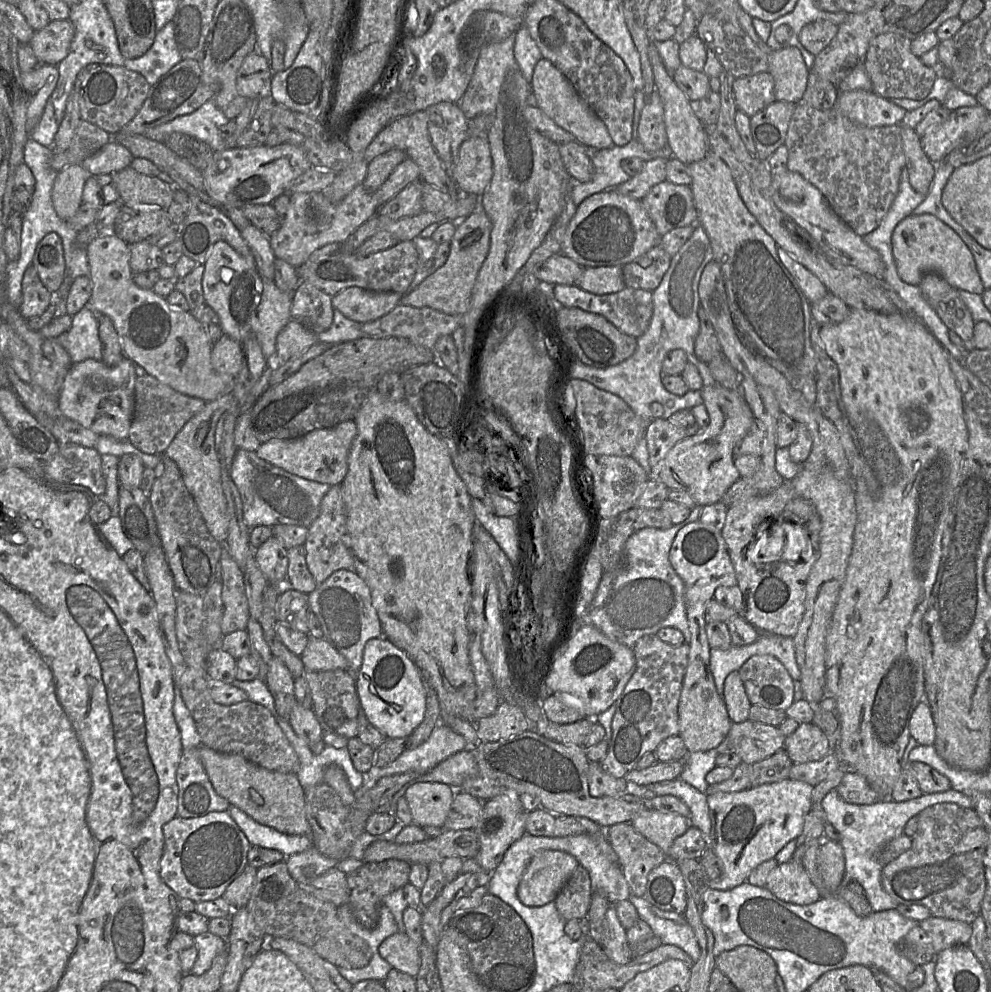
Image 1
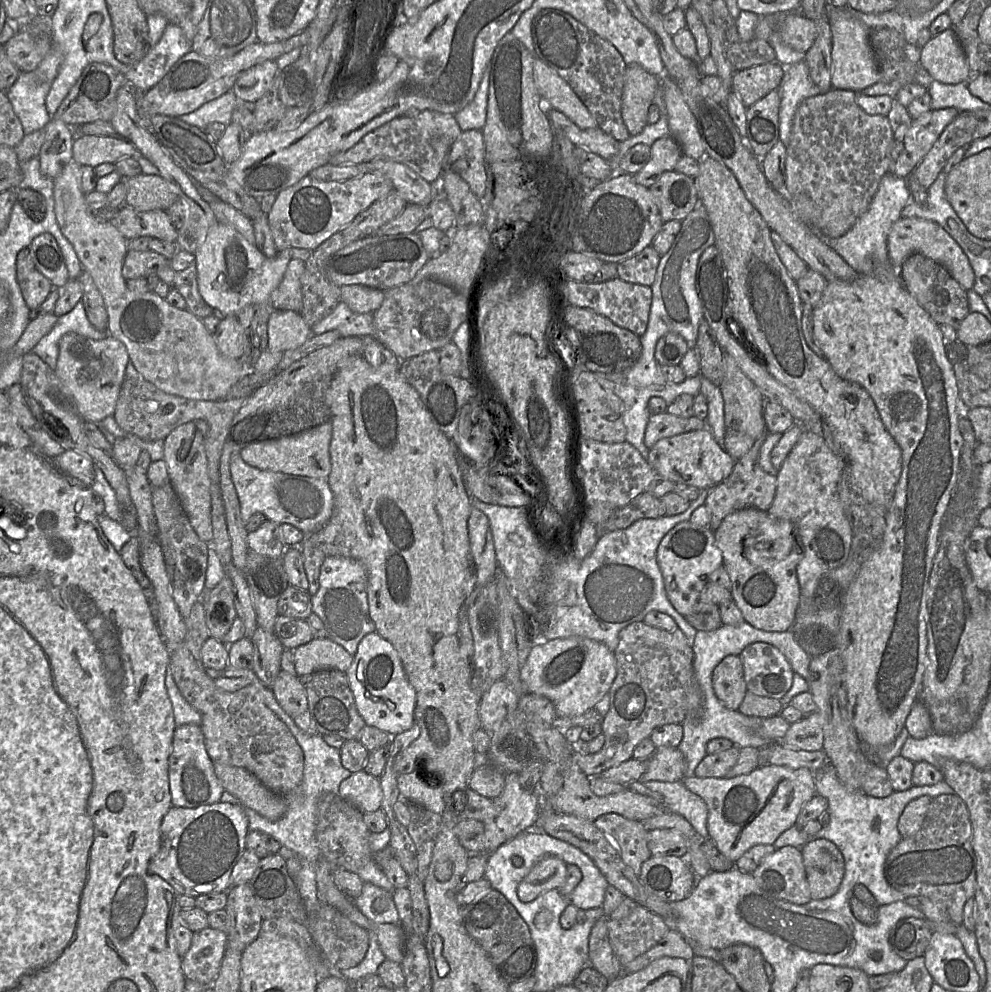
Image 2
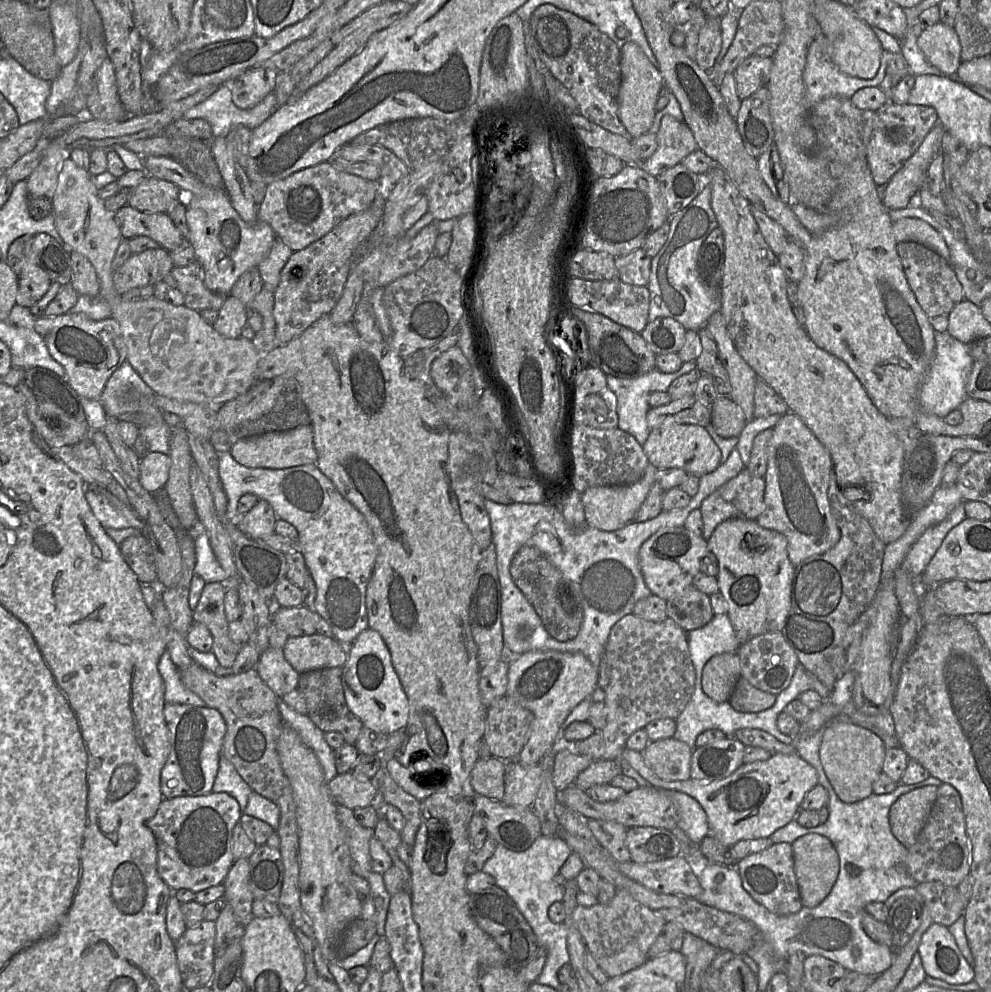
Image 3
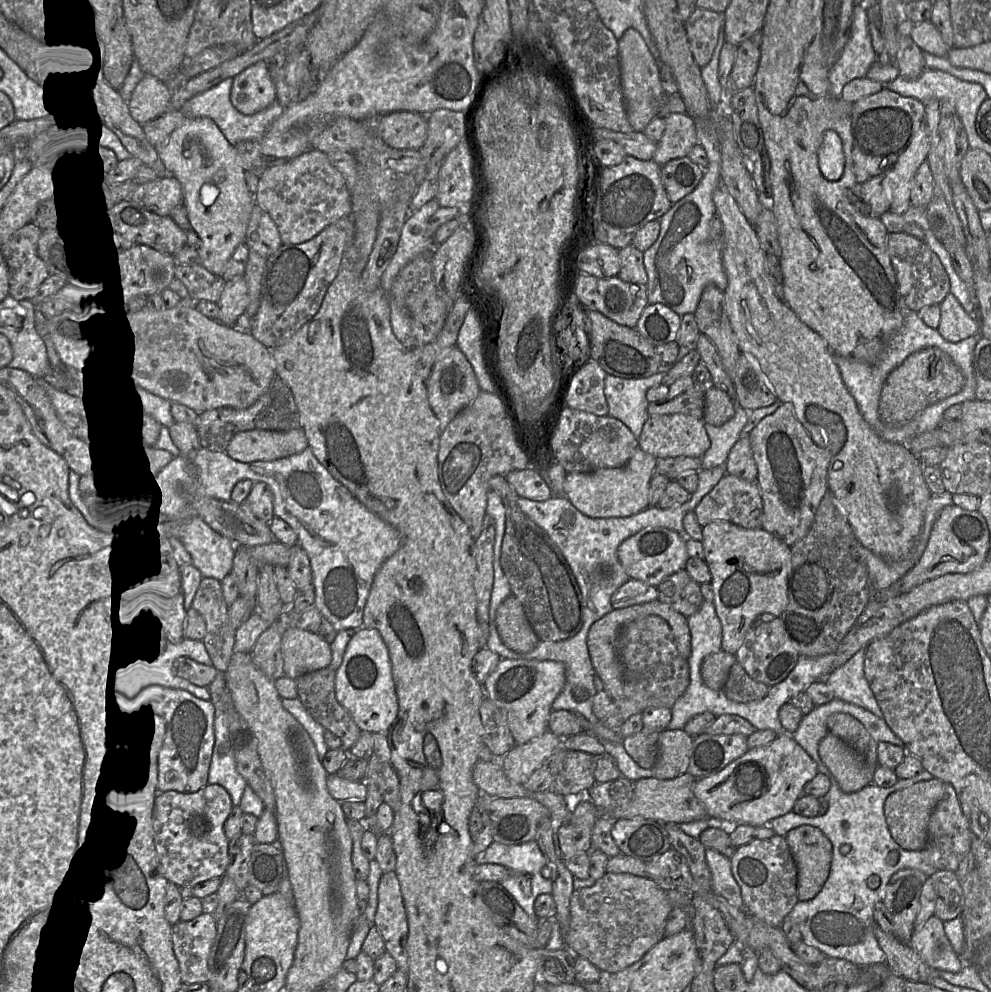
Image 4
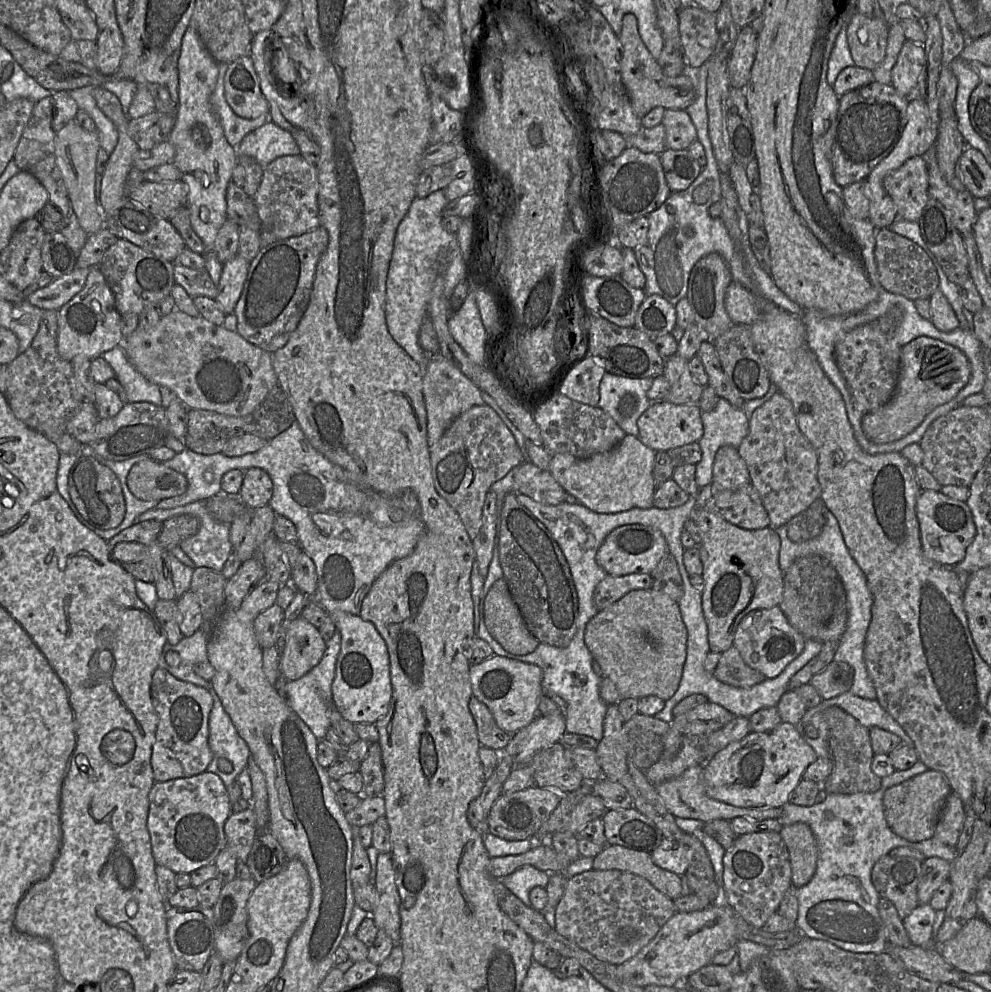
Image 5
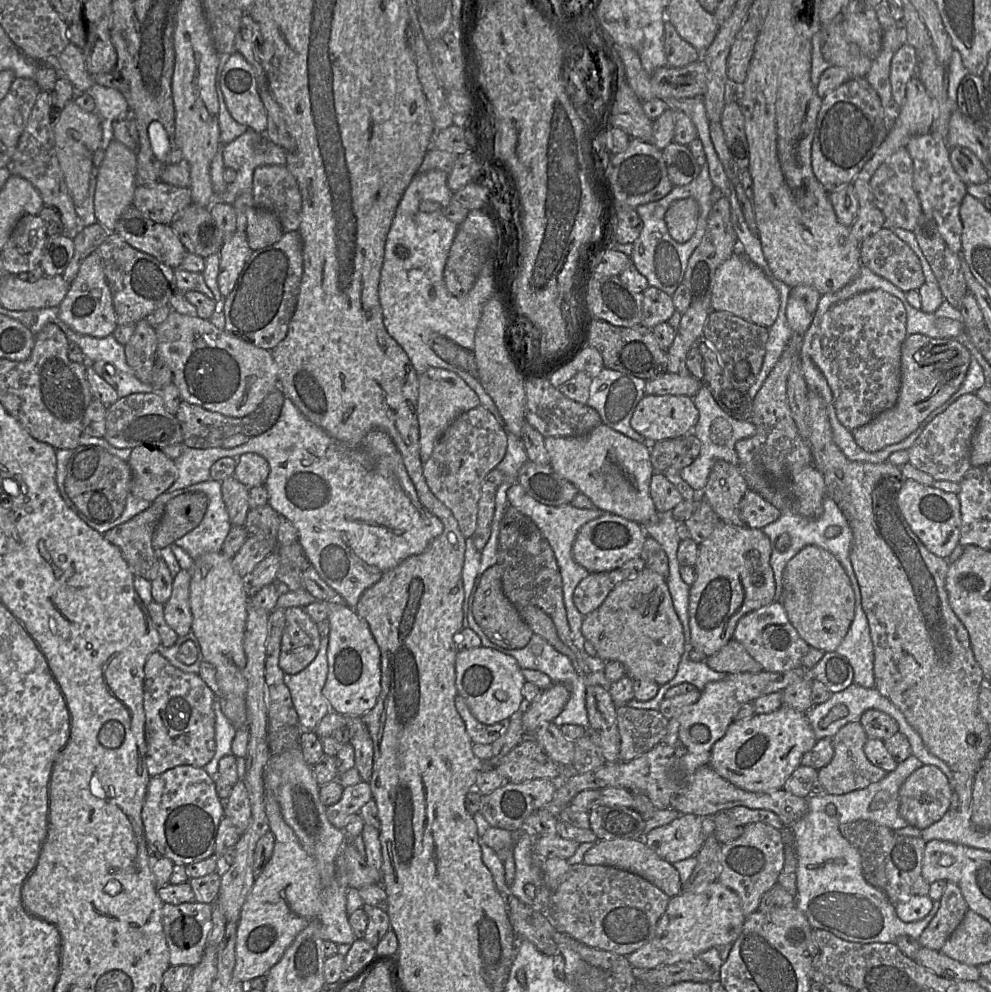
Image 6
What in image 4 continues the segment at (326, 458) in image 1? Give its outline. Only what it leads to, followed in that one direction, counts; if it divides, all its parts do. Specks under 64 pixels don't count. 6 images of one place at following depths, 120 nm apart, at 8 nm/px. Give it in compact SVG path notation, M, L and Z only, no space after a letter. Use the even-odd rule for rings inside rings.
M254 429L235 434L225 453L243 463L272 461L298 454L309 446L304 430L271 431Z

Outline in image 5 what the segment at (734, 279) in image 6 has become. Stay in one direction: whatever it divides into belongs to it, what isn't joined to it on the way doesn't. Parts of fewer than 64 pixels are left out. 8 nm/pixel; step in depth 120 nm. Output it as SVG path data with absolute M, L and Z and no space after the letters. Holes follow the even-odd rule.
M732 280L725 293L725 308L733 324L750 326L758 320L763 300L767 299Z

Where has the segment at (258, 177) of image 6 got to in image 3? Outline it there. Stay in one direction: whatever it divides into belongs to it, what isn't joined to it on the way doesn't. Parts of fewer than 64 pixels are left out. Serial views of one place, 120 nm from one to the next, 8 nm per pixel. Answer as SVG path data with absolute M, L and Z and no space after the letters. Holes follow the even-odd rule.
M330 161L299 170L285 179L266 185L266 193L258 206L258 220L270 225L276 236L293 252L300 251L322 238L348 216L367 209L373 203L378 183L336 170Z

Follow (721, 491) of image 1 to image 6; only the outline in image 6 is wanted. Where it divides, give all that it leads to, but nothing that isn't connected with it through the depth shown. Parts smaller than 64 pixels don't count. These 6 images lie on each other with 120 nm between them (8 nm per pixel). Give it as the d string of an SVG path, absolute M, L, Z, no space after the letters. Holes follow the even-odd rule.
M644 395L636 405L630 426L646 440L681 439L699 419L693 398L686 395Z

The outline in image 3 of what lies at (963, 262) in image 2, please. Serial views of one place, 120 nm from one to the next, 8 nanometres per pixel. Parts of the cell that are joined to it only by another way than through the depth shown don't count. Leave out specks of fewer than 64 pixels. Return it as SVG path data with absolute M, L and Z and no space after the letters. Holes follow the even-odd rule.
M901 218L892 222L892 232L897 243L904 241L920 243L950 262L950 253L943 237L925 221Z

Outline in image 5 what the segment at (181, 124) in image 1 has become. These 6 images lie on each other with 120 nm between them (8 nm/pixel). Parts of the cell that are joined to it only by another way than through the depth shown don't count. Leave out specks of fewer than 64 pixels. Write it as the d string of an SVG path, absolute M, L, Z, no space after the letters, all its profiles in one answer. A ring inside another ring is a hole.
M219 62L217 81L210 102L223 127L228 143L237 147L247 134L270 121L270 118L269 115L262 115L255 119L246 119L235 114L225 98L224 78L227 69L228 64L226 62Z

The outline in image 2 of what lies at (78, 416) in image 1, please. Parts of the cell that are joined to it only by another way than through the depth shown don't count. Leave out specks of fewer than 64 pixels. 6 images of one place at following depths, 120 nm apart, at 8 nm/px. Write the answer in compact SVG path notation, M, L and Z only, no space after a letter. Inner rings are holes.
M67 333L59 342L55 373L74 397L82 418L90 423L99 424L106 417L114 416L129 362L124 344L109 334L104 339L94 340L76 333Z

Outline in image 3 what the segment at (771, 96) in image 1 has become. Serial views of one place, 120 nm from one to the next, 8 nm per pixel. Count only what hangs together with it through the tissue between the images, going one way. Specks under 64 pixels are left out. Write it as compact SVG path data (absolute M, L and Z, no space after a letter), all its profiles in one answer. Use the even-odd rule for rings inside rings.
M751 55L734 71L736 92L740 100L746 99L766 86L772 66L771 57Z

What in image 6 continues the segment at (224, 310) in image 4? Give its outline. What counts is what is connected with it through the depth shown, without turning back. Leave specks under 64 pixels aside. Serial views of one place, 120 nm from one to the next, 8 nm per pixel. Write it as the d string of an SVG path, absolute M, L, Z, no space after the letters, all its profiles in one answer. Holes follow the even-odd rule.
M235 231L223 242L219 251L218 287L223 298L233 290L236 281L250 255L246 232Z

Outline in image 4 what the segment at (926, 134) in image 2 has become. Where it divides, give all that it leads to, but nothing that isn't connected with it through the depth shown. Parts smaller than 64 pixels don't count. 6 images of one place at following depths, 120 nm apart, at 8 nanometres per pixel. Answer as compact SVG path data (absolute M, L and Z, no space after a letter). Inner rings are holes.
M888 88L852 104L850 114L853 170L862 184L890 169L907 148L914 134L924 124L925 104L901 96Z

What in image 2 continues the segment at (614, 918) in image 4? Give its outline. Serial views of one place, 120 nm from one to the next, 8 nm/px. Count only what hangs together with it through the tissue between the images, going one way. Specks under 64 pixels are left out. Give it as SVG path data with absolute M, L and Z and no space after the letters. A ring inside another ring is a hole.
M638 904L625 918L608 918L609 941L622 967L657 944L669 929L667 921Z

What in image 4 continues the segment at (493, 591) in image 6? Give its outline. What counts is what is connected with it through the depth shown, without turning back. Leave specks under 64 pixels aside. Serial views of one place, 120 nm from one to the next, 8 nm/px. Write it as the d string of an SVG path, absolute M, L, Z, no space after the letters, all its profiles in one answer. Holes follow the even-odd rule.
M511 594L495 612L495 626L503 644L518 653L532 651L540 641L521 602Z

